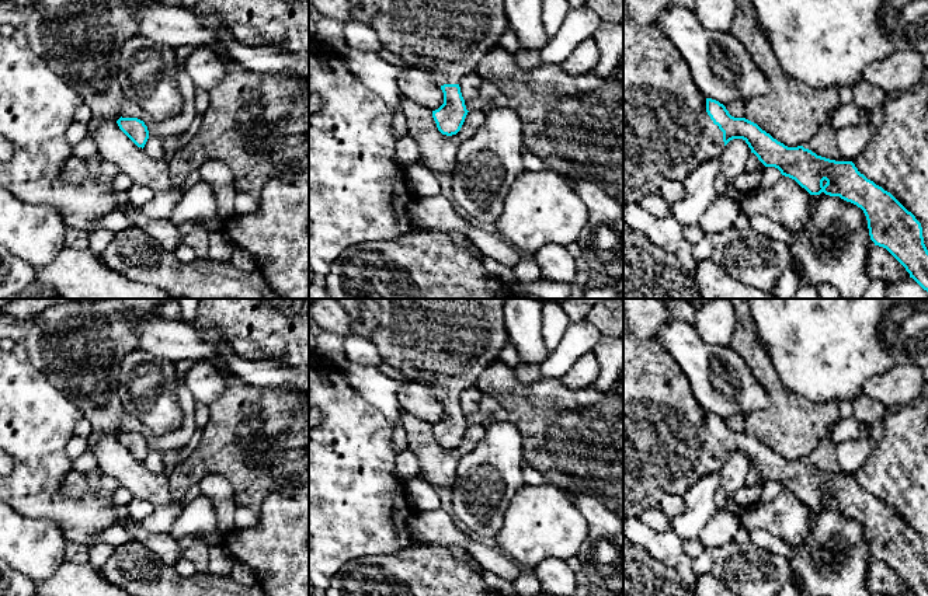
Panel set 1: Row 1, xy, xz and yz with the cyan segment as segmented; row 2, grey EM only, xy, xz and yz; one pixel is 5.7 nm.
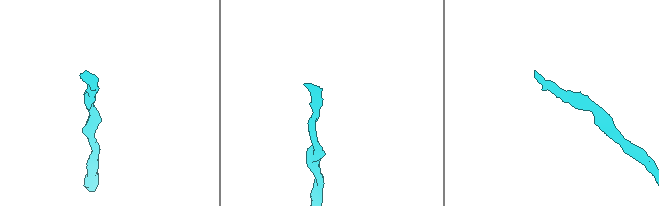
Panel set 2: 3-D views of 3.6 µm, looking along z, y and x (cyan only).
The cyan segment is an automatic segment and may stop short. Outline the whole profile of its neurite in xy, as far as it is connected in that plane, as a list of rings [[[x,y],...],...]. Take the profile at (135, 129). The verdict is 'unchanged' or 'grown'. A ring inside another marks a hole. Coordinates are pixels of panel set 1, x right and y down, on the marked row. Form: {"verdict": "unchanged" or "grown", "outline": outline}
{"verdict": "unchanged", "outline": [[[119,118],[117,121],[119,129],[138,146],[145,147],[149,139],[149,130],[143,121],[138,118]]]}

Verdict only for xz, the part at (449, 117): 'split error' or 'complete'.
split error

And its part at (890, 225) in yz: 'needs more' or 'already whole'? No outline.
needs more

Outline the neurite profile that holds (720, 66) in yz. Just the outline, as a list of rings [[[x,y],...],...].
[[[672,4],[657,22],[684,56],[698,90],[724,107],[768,93],[767,76],[729,32],[709,31],[694,11]]]

